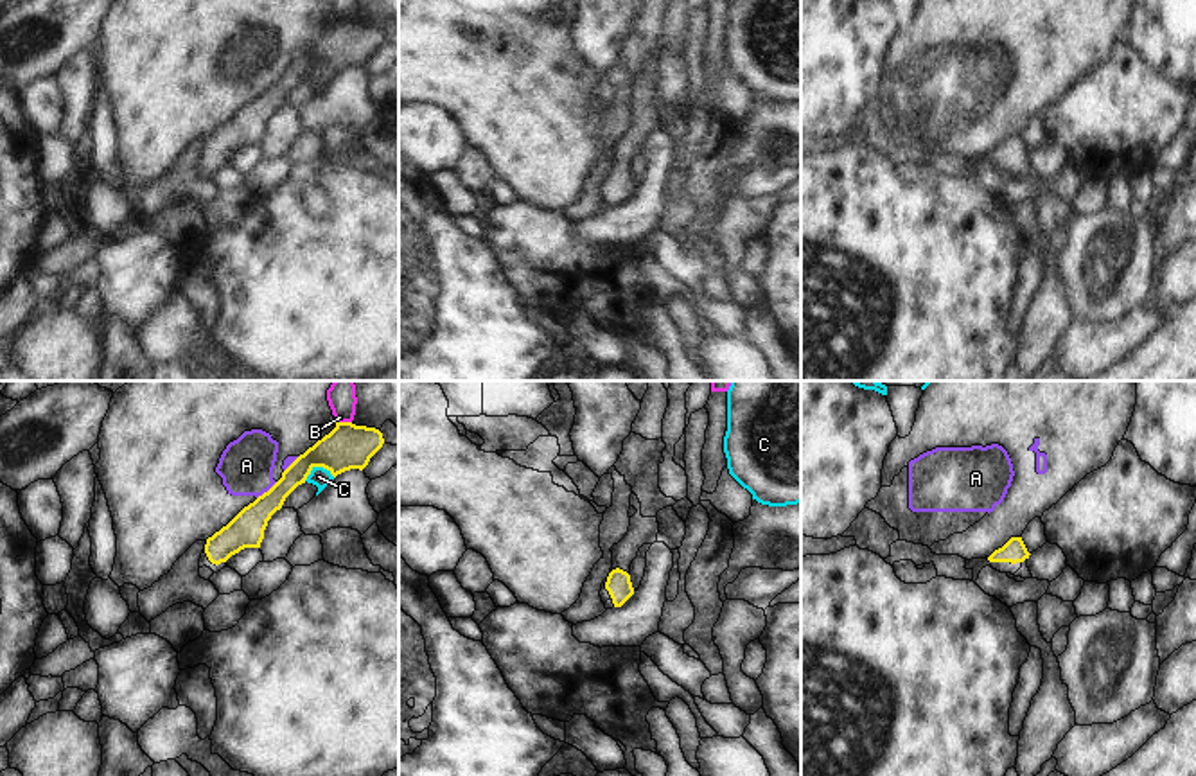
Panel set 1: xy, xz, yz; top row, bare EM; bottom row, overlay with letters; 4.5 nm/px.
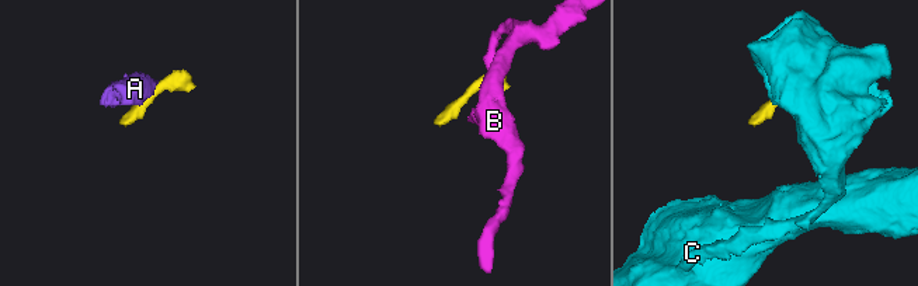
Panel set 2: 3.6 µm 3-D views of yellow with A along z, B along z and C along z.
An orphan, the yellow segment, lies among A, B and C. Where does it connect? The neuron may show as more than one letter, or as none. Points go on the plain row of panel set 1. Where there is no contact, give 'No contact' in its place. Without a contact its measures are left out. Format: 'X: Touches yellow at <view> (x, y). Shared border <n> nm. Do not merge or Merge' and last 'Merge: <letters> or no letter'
A: Touches yellow at xy (268, 88). Shared border 120 nm. Do not merge
B: Touches yellow at xy (343, 20). Shared border 70 nm. Do not merge
C: Touches yellow at xy (318, 63). Shared border 140 nm. Do not merge
Merge: no letter

